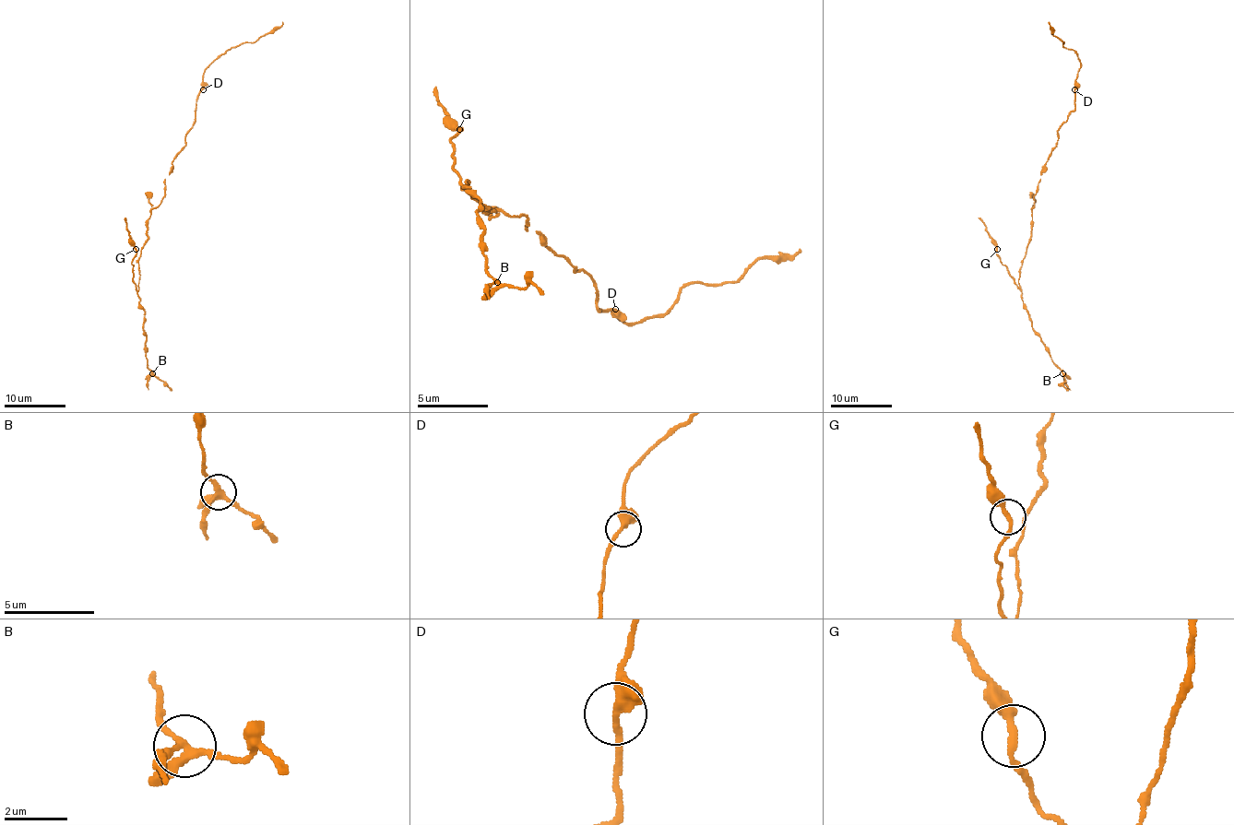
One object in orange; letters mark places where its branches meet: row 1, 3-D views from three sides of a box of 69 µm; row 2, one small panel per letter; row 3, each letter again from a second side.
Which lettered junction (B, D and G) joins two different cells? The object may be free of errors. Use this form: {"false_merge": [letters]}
{"false_merge": ["B"]}

